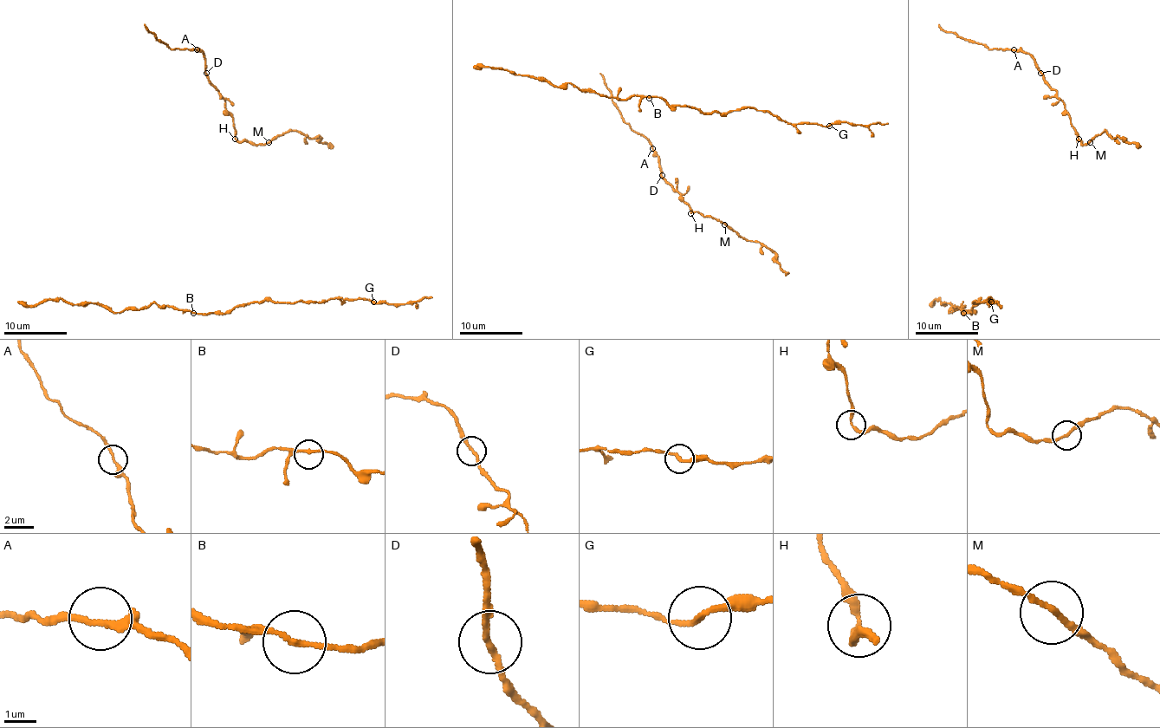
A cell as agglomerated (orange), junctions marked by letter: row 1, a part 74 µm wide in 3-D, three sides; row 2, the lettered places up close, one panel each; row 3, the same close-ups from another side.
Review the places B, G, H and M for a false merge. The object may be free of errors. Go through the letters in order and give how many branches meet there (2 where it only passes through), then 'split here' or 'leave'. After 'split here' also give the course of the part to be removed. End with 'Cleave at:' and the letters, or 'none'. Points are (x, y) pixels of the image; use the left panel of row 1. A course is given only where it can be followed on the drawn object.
B: 2 branches meet; leave
G: 2 branches meet; leave
H: 2 branches meet; leave
M: 2 branches meet; leave
Cleave at: none

